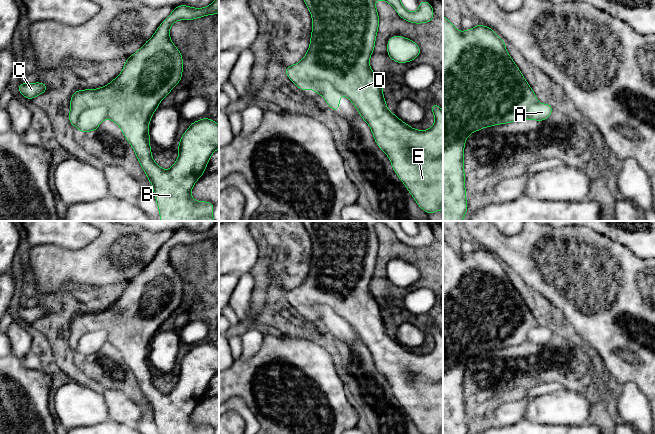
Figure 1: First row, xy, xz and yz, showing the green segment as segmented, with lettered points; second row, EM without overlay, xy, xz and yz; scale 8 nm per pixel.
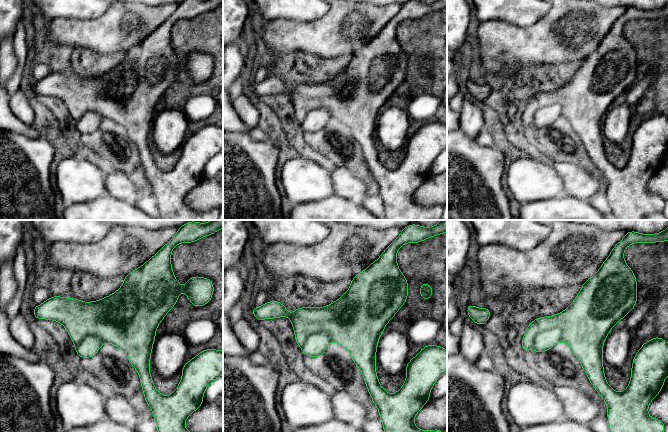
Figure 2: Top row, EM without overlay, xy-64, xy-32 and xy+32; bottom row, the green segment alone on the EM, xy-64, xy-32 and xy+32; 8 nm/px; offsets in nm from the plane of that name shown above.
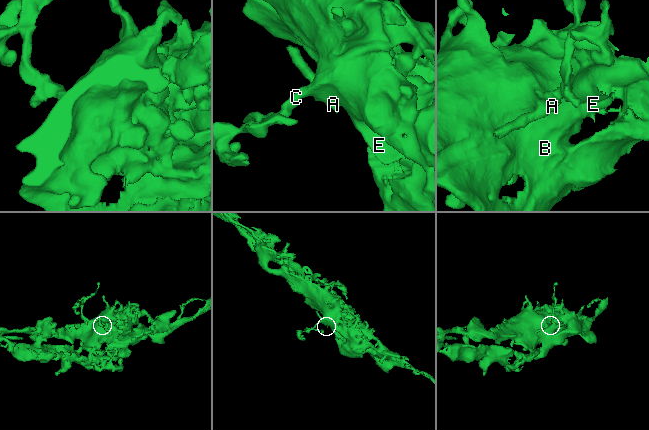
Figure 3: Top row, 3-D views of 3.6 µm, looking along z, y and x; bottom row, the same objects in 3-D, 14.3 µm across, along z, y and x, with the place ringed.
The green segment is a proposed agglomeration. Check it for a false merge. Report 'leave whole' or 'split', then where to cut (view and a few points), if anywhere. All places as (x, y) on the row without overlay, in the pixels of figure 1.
split | xy (108, 333), (102, 329), (90, 330), (80, 339), (75, 349)

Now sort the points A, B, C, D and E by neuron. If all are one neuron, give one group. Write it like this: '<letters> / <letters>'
A / B C D E

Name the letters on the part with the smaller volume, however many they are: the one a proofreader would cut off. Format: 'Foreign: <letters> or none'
Foreign: A

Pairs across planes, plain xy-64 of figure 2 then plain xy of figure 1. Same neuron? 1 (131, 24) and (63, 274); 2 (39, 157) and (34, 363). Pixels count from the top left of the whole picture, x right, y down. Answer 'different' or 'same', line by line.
1: same
2: different

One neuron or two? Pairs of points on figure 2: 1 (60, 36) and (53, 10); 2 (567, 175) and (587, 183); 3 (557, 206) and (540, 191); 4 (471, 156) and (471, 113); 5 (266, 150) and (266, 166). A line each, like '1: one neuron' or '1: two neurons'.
1: two neurons
2: one neuron
3: two neurons
4: two neurons
5: one neuron

